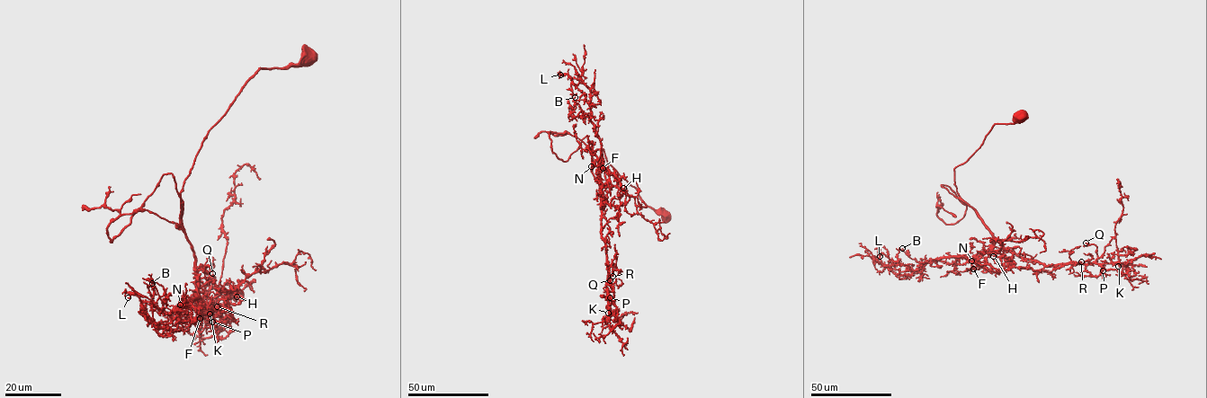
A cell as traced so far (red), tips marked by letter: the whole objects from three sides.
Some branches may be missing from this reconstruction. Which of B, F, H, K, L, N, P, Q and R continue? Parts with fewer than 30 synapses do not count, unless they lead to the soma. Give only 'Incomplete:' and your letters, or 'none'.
Incomplete: none

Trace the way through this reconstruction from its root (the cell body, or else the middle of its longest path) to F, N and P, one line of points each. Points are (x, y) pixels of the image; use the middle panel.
F: (666, 218), (596, 149), (592, 172), (600, 188), (602, 164), (609, 173), (603, 168)
N: (666, 218), (644, 202), (607, 162), (603, 149), (591, 154), (592, 172), (600, 188), (600, 160), (591, 166)
P: (666, 218), (644, 202), (638, 190), (607, 162), (603, 149), (591, 154), (592, 172), (599, 187), (610, 297)

